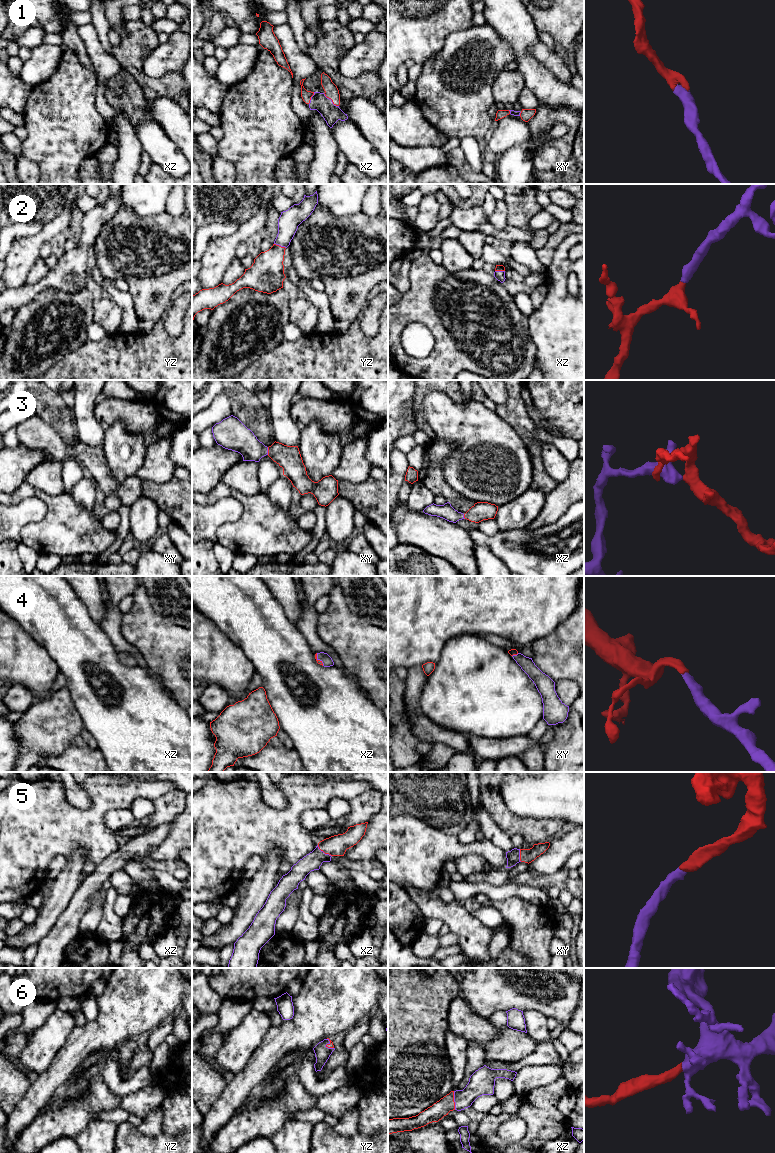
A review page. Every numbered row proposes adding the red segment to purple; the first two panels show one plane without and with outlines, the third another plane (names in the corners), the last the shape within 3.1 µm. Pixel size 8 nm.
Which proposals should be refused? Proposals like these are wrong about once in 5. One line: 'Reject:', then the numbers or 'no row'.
Reject: no row

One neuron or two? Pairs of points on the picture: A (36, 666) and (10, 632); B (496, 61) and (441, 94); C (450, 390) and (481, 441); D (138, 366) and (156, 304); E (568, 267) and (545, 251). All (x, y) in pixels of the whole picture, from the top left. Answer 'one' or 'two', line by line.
A: one
B: one
C: two
D: two
E: two

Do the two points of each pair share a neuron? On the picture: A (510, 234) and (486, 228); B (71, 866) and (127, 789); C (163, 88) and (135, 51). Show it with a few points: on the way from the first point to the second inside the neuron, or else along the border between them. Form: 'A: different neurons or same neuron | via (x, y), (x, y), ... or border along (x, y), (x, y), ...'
A: same neuron | via (504, 234), (492, 231)
B: different neurons | border along (84, 850), (80, 849), (64, 859)
C: same neuron | via (151, 86), (136, 71), (135, 63)

